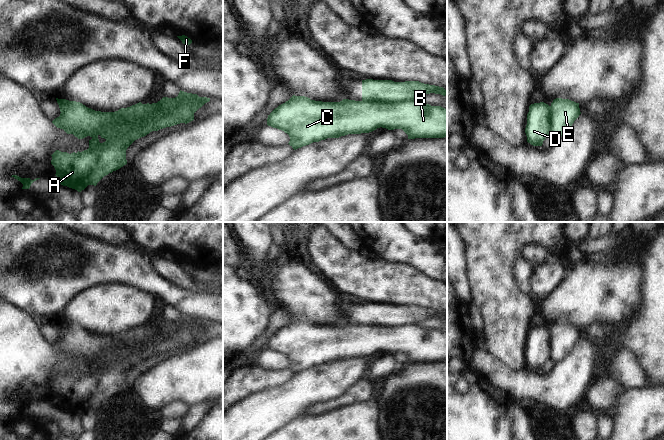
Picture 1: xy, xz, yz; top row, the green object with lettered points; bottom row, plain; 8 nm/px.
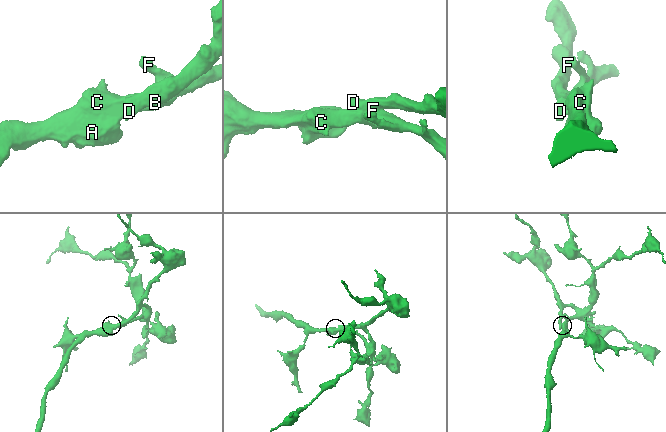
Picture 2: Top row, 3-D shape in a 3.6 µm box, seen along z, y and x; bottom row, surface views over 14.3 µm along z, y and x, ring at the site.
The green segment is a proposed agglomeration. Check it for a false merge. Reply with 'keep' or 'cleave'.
cleave

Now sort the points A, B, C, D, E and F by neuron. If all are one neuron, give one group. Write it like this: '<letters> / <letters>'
A B C E F / D

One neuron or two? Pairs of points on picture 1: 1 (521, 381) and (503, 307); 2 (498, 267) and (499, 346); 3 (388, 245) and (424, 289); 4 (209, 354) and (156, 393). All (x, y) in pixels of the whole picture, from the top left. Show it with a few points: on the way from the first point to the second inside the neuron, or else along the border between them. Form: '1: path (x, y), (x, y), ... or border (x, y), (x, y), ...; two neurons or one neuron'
1: border (497, 358), (507, 366), (516, 369), (526, 365); two neurons
2: path (498, 287), (499, 326); one neuron
3: border (379, 258), (412, 265), (423, 273); two neurons
4: path (196, 367), (186, 377), (176, 377), (169, 380); one neuron

